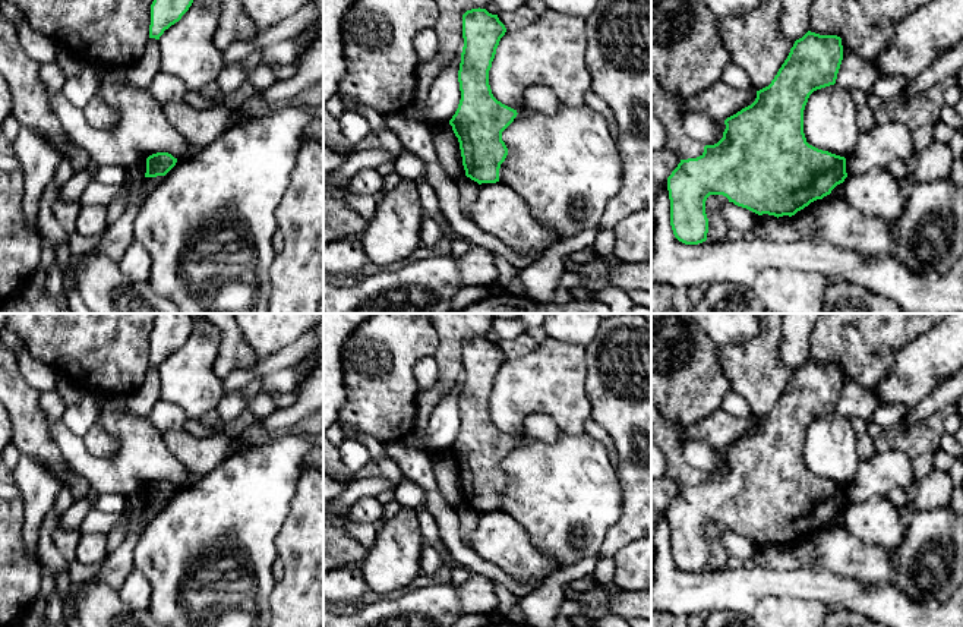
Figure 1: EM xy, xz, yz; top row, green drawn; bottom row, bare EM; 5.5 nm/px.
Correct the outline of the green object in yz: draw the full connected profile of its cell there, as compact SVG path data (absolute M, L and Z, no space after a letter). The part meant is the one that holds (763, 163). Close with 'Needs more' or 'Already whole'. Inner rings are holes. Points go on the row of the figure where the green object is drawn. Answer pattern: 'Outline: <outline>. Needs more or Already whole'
Outline: M808 31L795 41L771 84L757 91L755 101L724 120L723 138L705 145L700 157L681 160L667 177L670 226L679 242L698 245L707 240L705 201L710 195L723 195L758 215L779 218L795 215L844 182L846 158L809 145L803 133L803 110L809 95L836 84L842 60L840 37Z. Already whole

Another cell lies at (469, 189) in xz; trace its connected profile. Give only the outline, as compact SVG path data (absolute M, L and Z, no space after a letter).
M467 176L458 183L461 212L468 220L470 220L470 208L473 207L479 195L479 188L480 185Z

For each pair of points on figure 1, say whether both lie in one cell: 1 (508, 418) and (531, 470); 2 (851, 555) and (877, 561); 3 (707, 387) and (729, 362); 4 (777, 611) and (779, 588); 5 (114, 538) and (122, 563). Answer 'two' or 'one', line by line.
1: two
2: one
3: two
4: two
5: two

